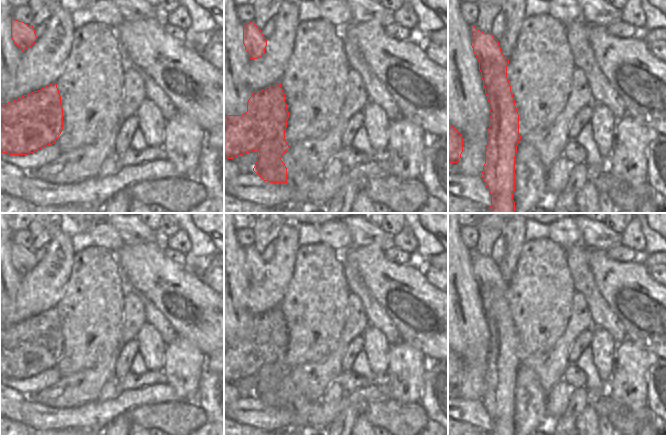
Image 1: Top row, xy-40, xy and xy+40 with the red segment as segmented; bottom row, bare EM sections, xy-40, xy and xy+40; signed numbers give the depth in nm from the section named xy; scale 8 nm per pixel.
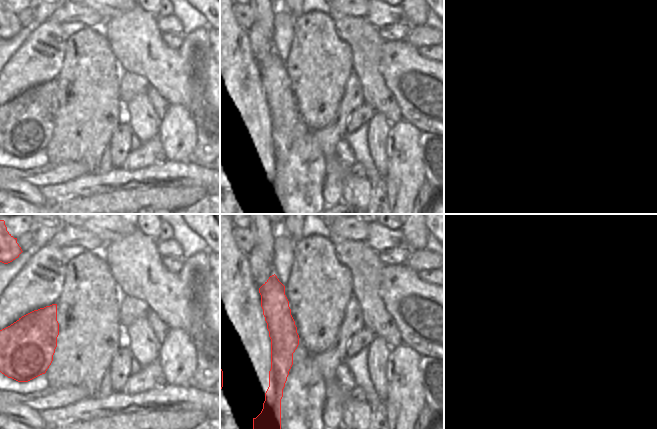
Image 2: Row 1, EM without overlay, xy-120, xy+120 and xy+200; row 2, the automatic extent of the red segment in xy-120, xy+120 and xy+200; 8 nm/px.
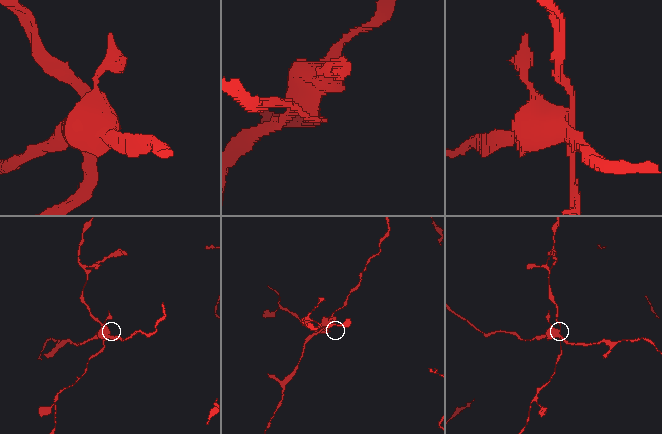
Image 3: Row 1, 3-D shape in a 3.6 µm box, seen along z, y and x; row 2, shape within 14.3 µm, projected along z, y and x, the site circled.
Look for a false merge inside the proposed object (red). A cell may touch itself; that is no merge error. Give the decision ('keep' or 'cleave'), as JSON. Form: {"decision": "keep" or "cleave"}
{"decision": "cleave"}

